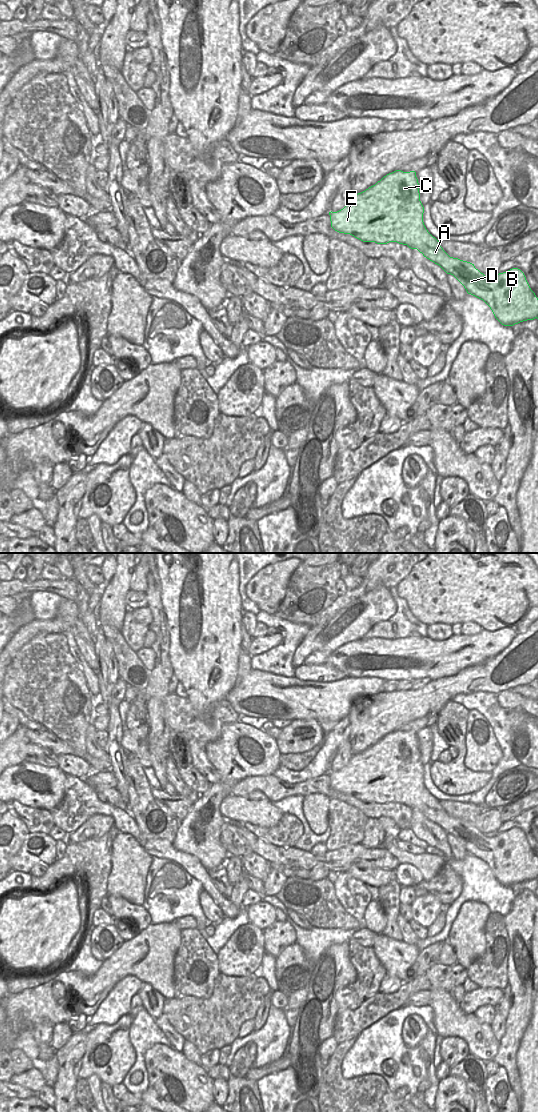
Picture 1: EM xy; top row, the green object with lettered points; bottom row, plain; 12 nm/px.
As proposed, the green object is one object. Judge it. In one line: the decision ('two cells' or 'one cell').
one cell

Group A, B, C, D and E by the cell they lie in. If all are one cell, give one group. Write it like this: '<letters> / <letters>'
A B C D E

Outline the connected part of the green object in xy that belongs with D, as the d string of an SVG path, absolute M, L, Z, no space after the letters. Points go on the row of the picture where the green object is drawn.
M396 170L384 176L365 191L353 194L349 203L337 212L329 212L331 227L350 234L363 242L387 244L397 242L417 249L424 257L439 265L447 274L453 275L471 294L483 300L495 318L504 326L513 326L523 321L538 319L538 298L531 290L524 273L512 268L487 278L474 264L450 257L439 241L426 229L423 222L424 207L420 201L419 183L415 171Z

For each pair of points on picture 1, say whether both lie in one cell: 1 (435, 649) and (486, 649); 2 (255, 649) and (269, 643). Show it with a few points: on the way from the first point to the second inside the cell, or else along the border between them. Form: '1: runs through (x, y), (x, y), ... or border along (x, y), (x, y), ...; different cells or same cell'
1: runs through (448, 654), (458, 654), (473, 650); same cell
2: runs through (258, 647), (266, 643); same cell

